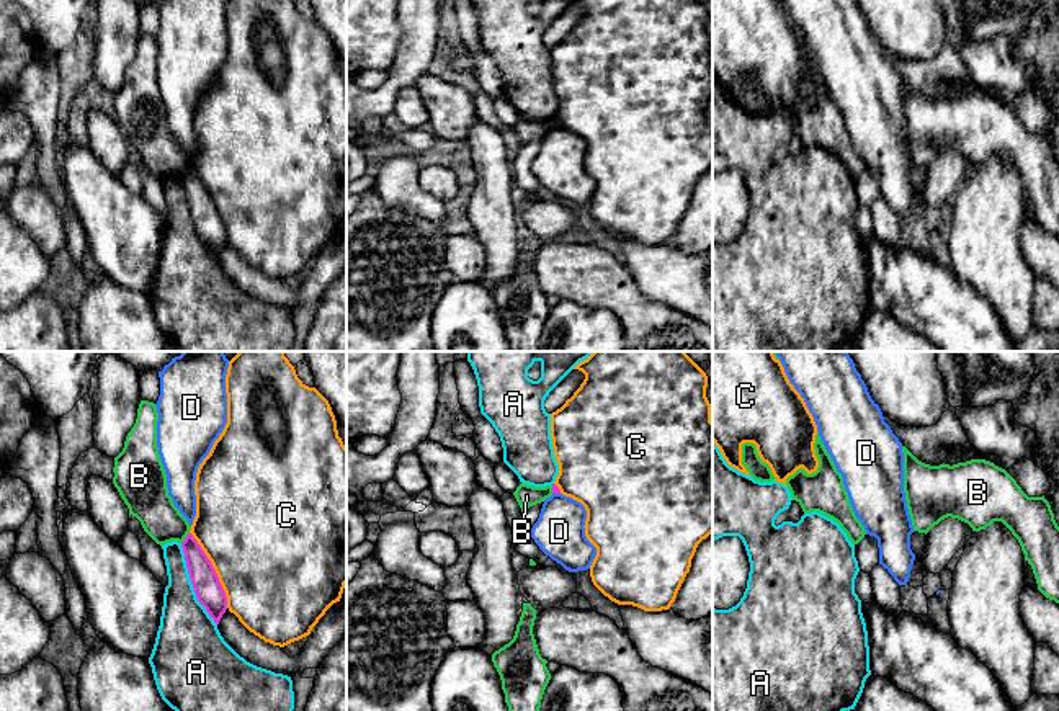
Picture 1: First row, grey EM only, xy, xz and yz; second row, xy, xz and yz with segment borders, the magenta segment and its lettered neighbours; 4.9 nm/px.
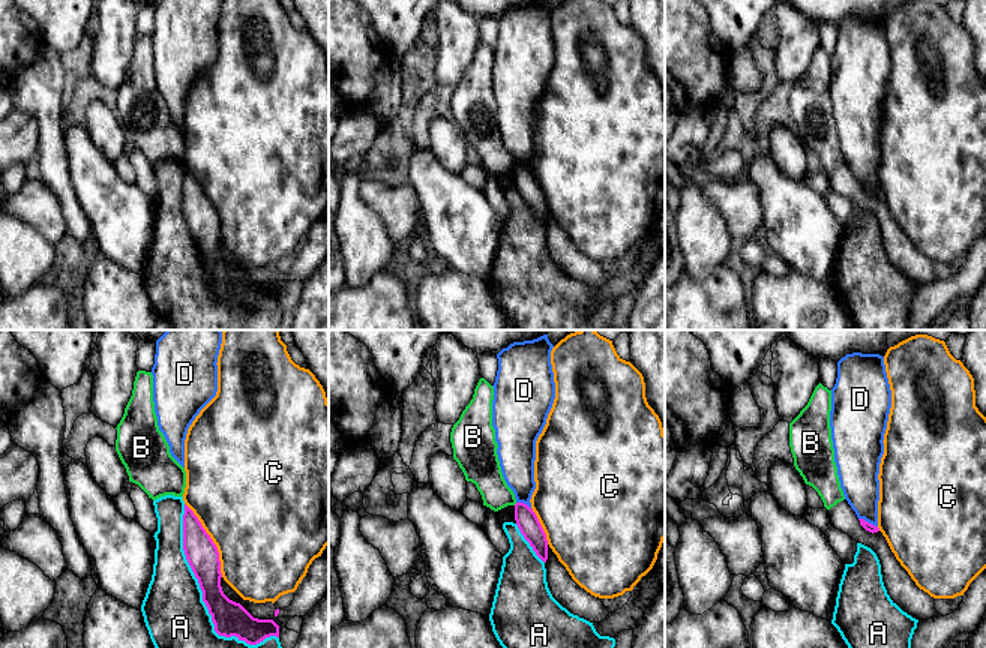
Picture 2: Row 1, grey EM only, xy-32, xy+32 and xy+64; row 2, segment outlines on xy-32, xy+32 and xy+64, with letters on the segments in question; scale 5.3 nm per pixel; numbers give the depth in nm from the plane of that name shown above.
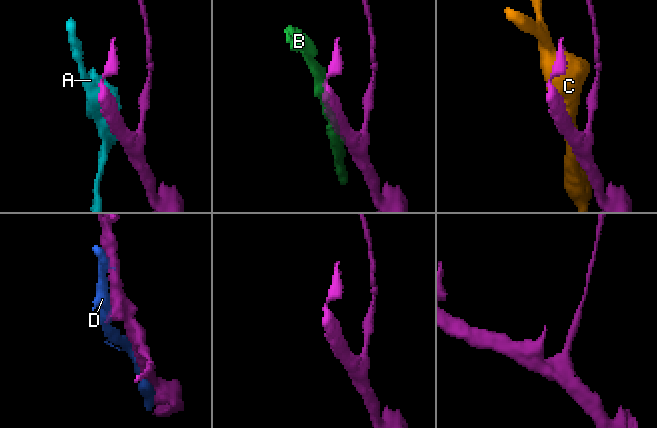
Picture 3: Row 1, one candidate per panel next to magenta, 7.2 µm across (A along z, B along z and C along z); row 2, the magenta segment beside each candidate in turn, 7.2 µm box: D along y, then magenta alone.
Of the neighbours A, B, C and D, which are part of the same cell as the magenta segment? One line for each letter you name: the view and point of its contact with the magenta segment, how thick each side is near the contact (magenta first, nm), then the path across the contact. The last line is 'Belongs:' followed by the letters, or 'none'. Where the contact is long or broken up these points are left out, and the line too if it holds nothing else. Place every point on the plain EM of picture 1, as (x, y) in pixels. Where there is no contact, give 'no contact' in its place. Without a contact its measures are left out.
Belongs: none

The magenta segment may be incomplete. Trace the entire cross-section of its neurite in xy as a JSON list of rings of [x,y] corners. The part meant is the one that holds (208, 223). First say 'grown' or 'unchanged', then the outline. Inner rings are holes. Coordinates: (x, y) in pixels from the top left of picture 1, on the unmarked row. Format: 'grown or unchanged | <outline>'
unchanged | [[[188,167],[181,181],[196,232],[206,242],[214,257],[219,258],[227,244],[227,230],[219,211],[191,167]]]

